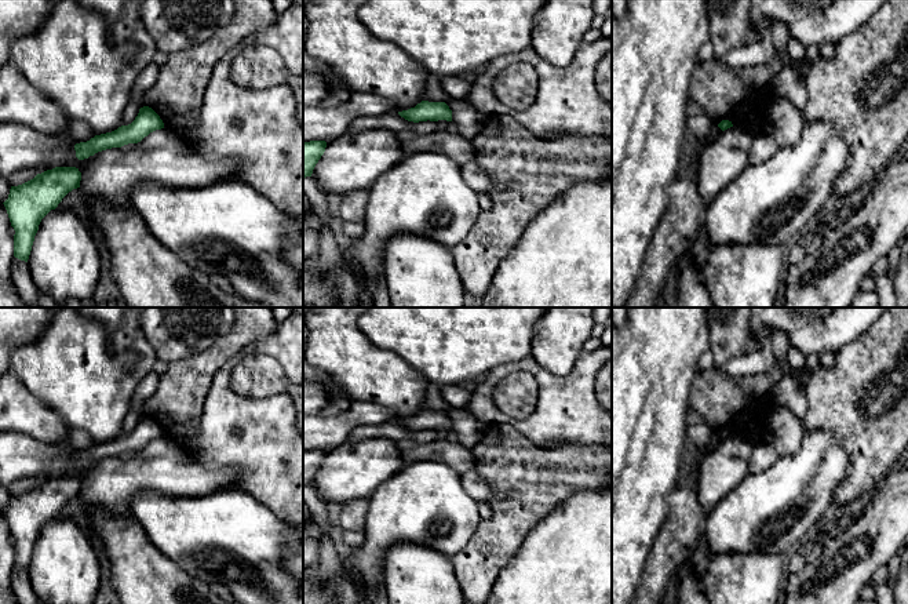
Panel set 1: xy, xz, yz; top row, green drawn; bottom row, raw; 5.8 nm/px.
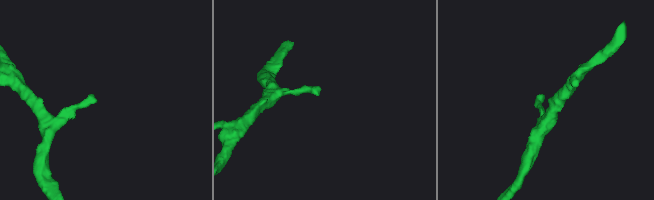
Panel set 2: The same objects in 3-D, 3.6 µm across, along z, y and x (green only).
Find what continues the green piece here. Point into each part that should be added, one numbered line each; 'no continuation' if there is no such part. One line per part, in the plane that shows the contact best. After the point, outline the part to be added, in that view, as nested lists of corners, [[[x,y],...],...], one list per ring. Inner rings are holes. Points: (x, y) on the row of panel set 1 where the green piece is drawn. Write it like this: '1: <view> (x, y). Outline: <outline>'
no continuation

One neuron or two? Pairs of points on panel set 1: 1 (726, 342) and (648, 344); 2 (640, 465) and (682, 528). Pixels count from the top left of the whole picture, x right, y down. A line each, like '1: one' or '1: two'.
1: two
2: two

